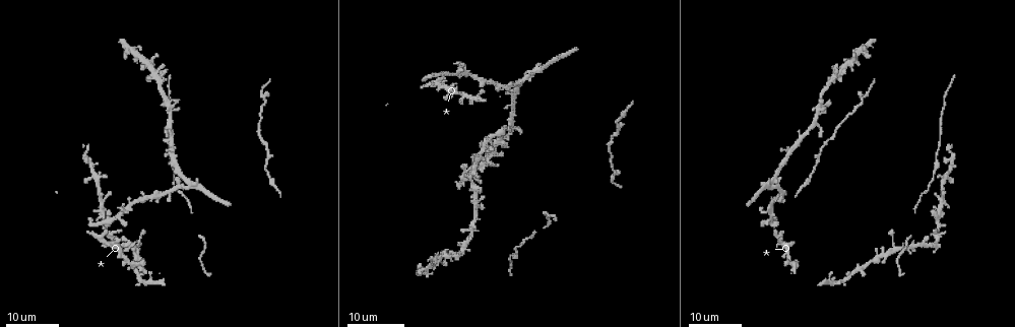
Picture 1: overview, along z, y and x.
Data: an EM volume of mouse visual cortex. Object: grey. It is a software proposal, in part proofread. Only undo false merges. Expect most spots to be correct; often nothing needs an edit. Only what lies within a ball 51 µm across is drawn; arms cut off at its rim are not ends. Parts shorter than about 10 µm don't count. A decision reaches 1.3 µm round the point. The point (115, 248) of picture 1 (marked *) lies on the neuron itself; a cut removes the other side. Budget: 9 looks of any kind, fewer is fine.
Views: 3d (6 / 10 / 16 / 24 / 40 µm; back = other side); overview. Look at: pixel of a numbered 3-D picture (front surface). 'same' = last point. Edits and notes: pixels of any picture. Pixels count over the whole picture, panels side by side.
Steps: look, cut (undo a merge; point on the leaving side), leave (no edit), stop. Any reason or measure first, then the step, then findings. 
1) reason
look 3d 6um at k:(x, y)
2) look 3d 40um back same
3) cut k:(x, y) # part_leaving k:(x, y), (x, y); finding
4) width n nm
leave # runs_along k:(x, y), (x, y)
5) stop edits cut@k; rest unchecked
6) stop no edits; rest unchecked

sudden change in width
look 3d 16um at 1:(935, 170)

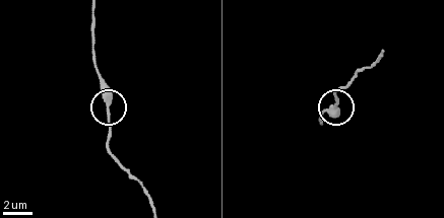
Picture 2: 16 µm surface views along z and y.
look 3d 6um at 2:(335, 105)

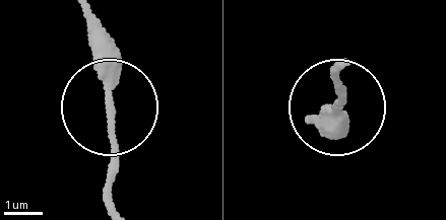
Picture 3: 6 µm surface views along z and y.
other side
look 3d 6um back at 3:(109, 102)

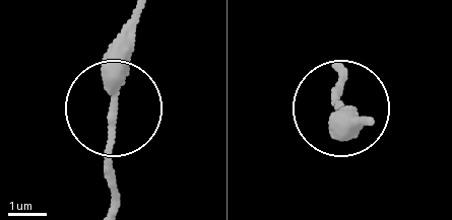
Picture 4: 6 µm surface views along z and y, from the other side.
leave # one neuron here

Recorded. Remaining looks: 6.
a narrow waist
look 3d 24um at 1:(259, 140)

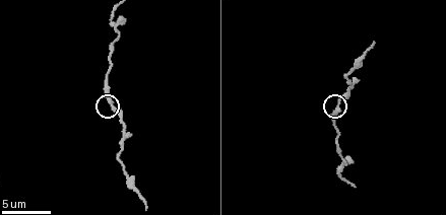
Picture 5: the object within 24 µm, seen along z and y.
look 3d 6um at 5:(339, 103)

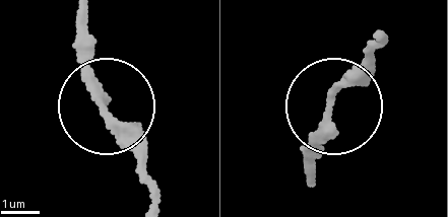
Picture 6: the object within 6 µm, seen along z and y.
width 200 nm
leave # all the same neuron

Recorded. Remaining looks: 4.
look 3d 16um at 1:(190, 180)

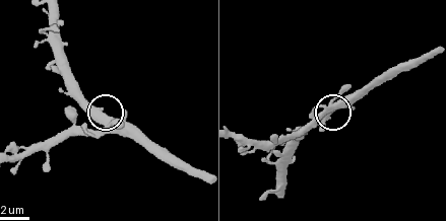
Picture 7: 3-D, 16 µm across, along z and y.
zoom in
look 3d 6um at 7:(104, 115)

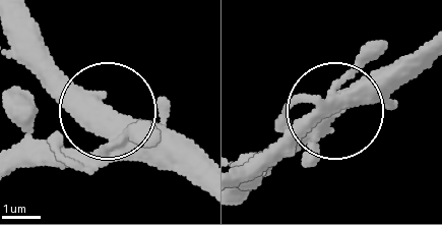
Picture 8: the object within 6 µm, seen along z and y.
side_arm 40 um
leave # continuous, no second neuron

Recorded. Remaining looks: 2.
arms part here
look 3d 16um at 1:(893, 249)

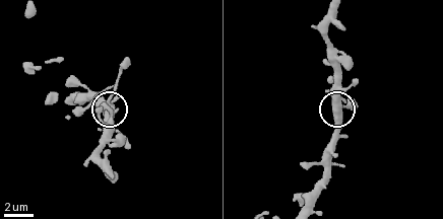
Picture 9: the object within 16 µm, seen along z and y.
look 3d 10um same

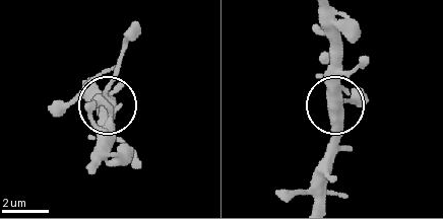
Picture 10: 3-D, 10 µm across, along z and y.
arms 3
leave # one neuron here

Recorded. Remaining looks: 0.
stop no edits; rest unchecked

